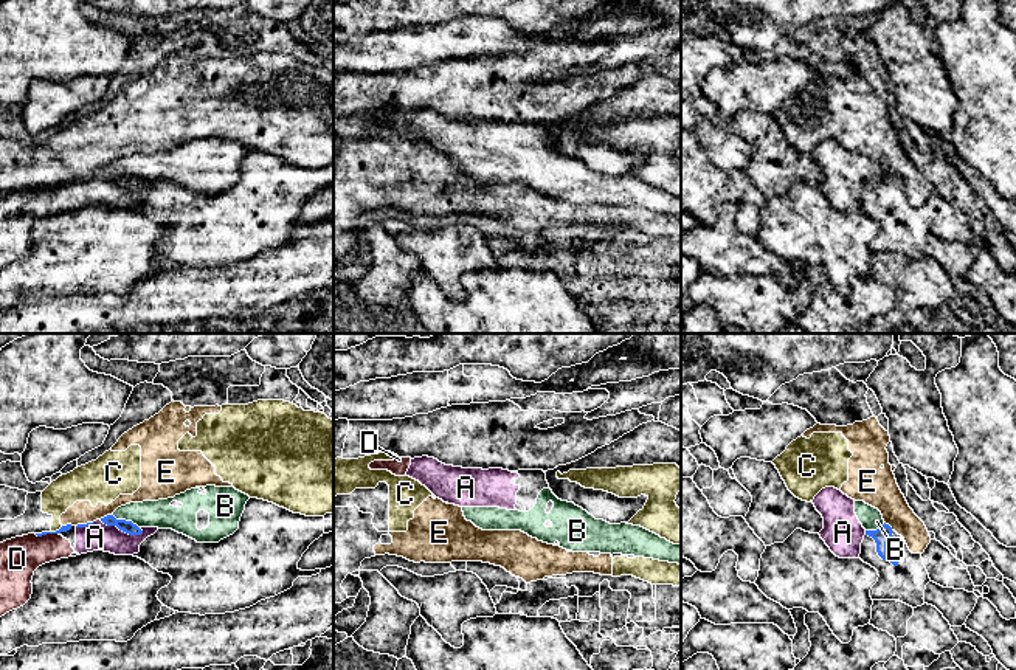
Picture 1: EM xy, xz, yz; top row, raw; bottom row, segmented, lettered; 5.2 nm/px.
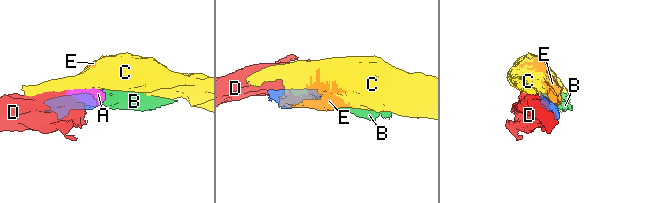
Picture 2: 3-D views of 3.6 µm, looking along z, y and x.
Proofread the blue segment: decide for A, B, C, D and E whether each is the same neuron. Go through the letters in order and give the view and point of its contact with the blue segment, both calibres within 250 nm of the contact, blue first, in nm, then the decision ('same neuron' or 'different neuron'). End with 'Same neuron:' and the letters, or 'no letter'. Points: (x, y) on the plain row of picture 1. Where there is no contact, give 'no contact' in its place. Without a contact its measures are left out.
A: contact xy (121, 182); calibres 70 and 140 nm; different neuron
B: contact xy (124, 172); calibres 70 and 150 nm; different neuron
C: contact xy (56, 183); calibres 30 and 160 nm; different neuron
D: contact xy (45, 186); calibres 30 and 200 nm; different neuron
E: contact xy (104, 169); calibres 70 and 120 nm; different neuron
Same neuron: no letter

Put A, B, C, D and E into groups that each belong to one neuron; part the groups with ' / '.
A B D / C E

